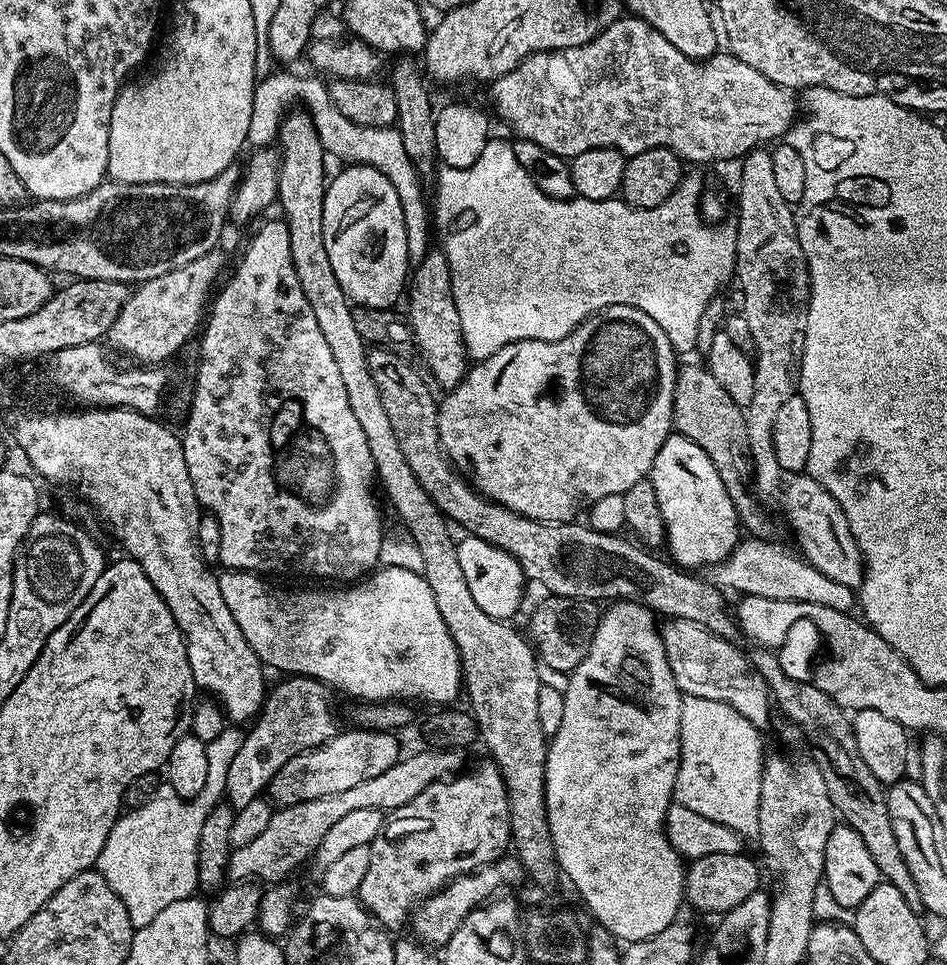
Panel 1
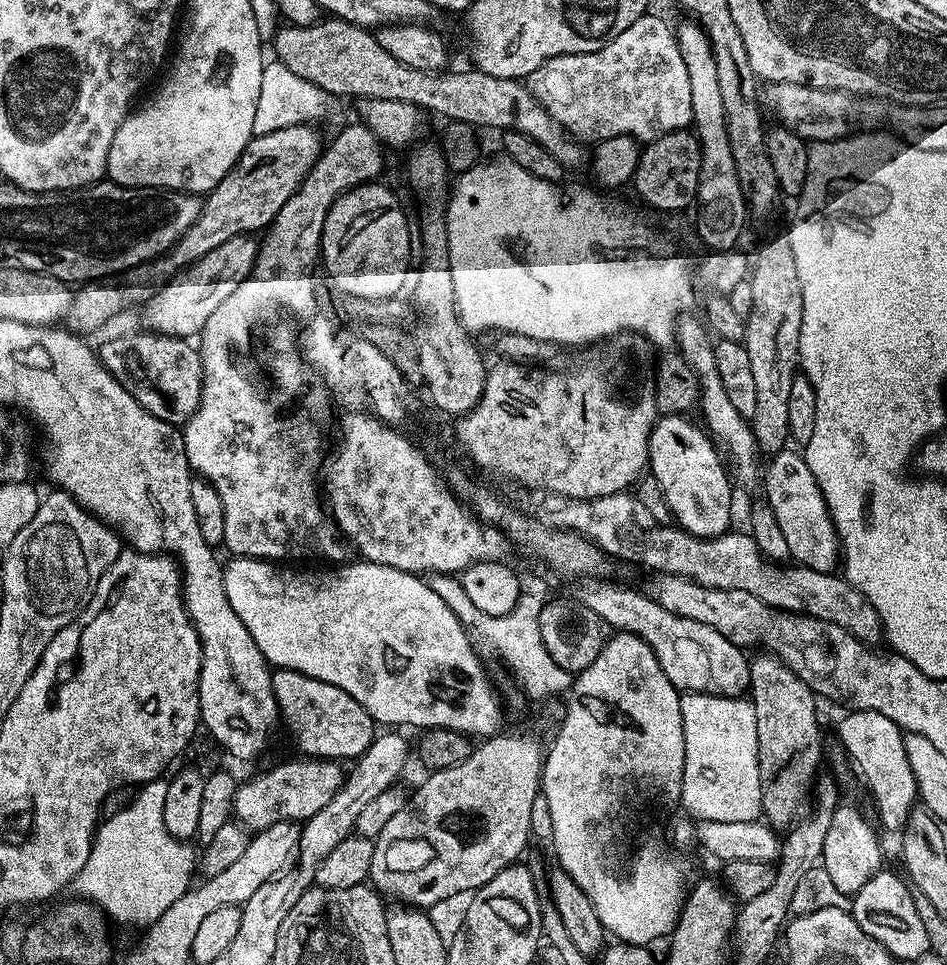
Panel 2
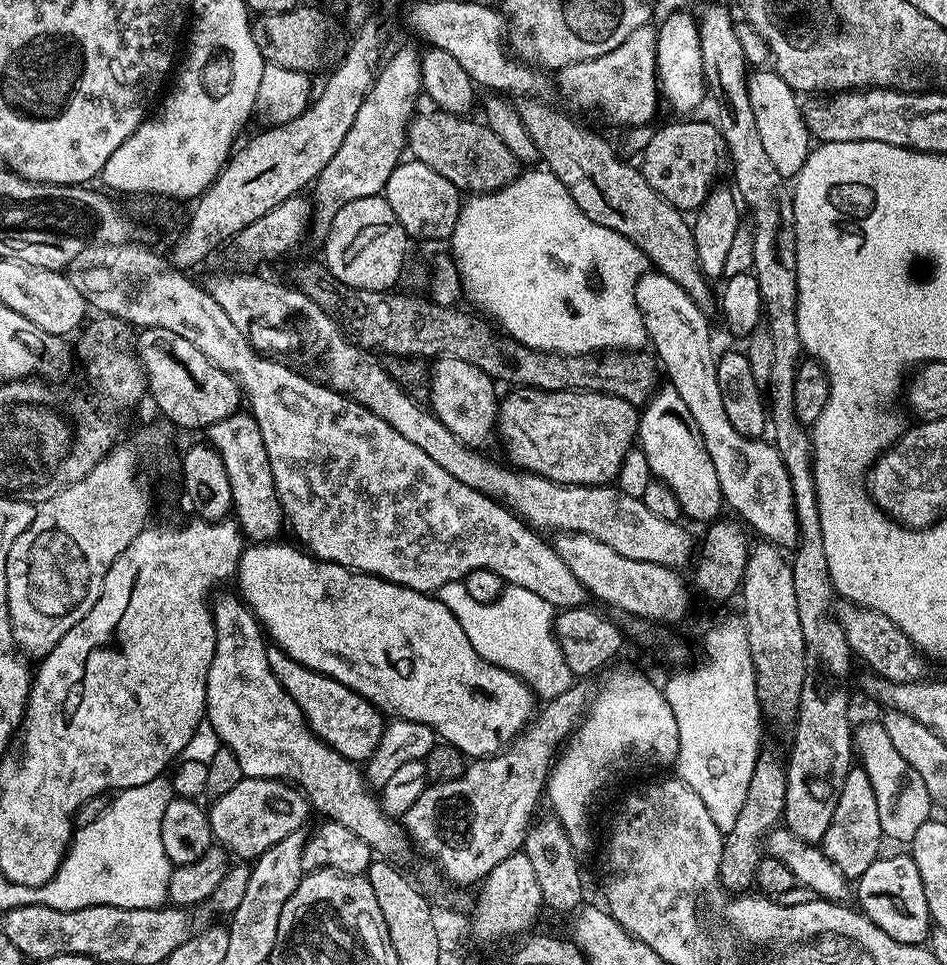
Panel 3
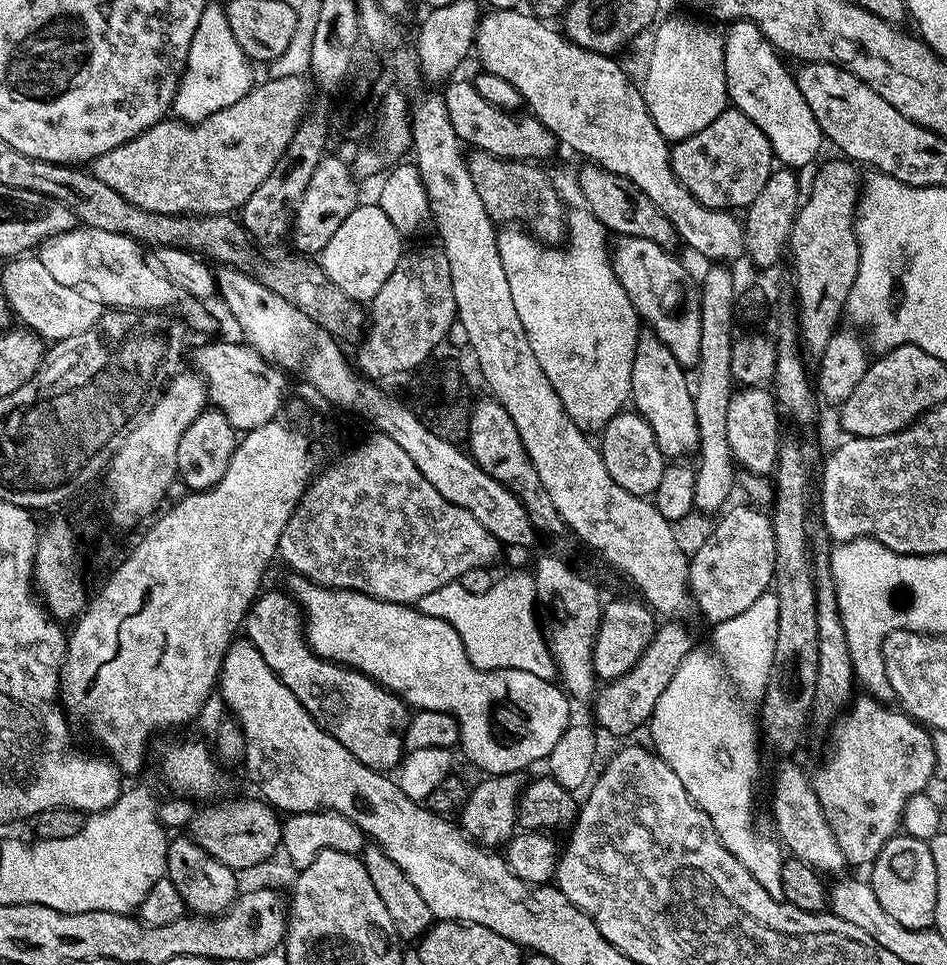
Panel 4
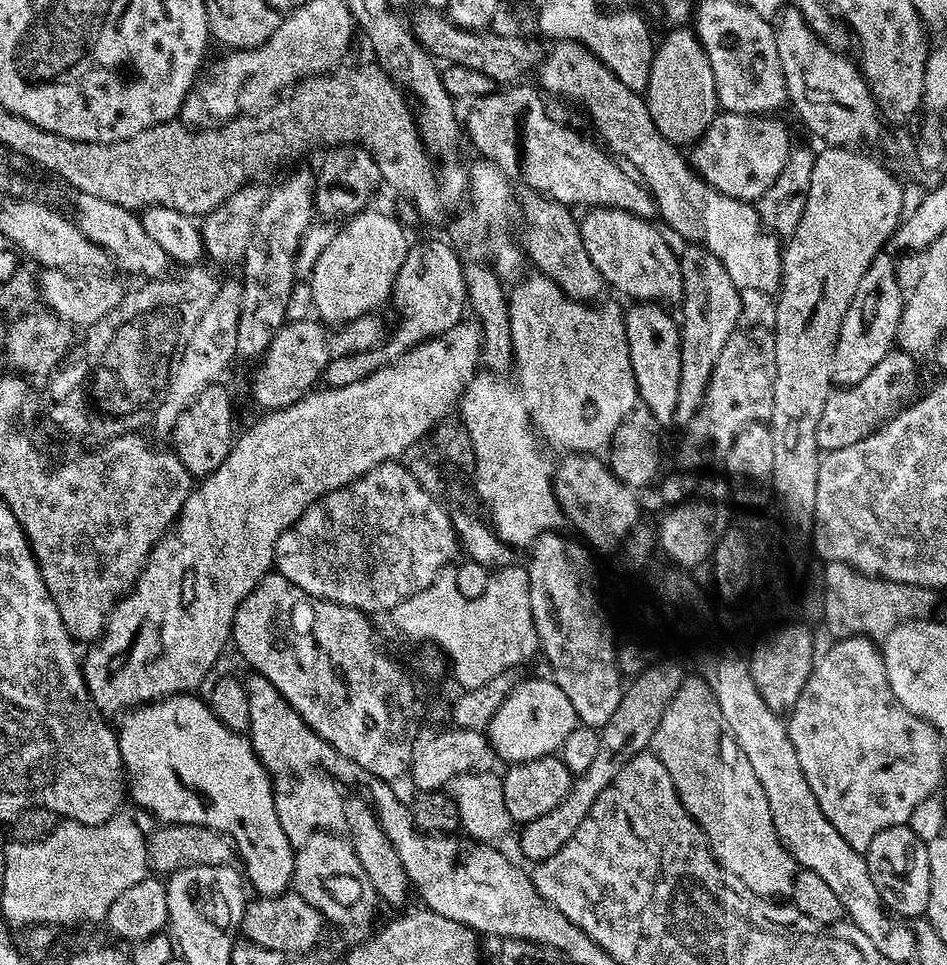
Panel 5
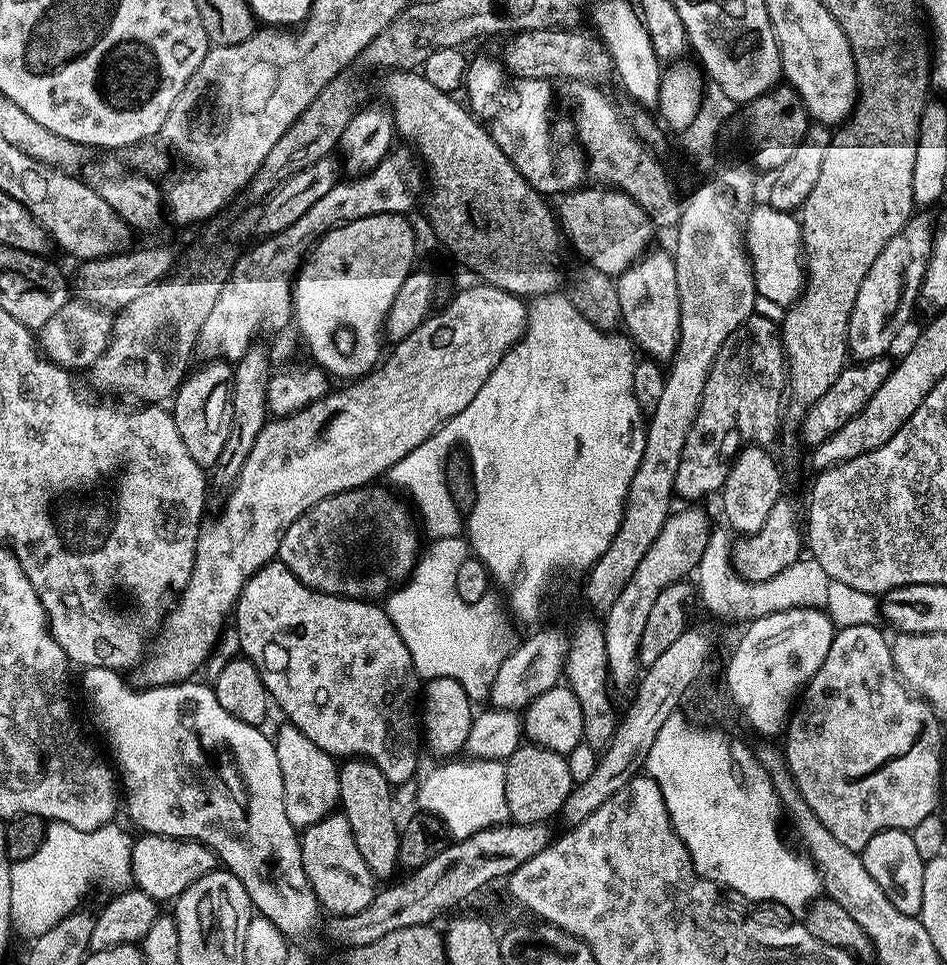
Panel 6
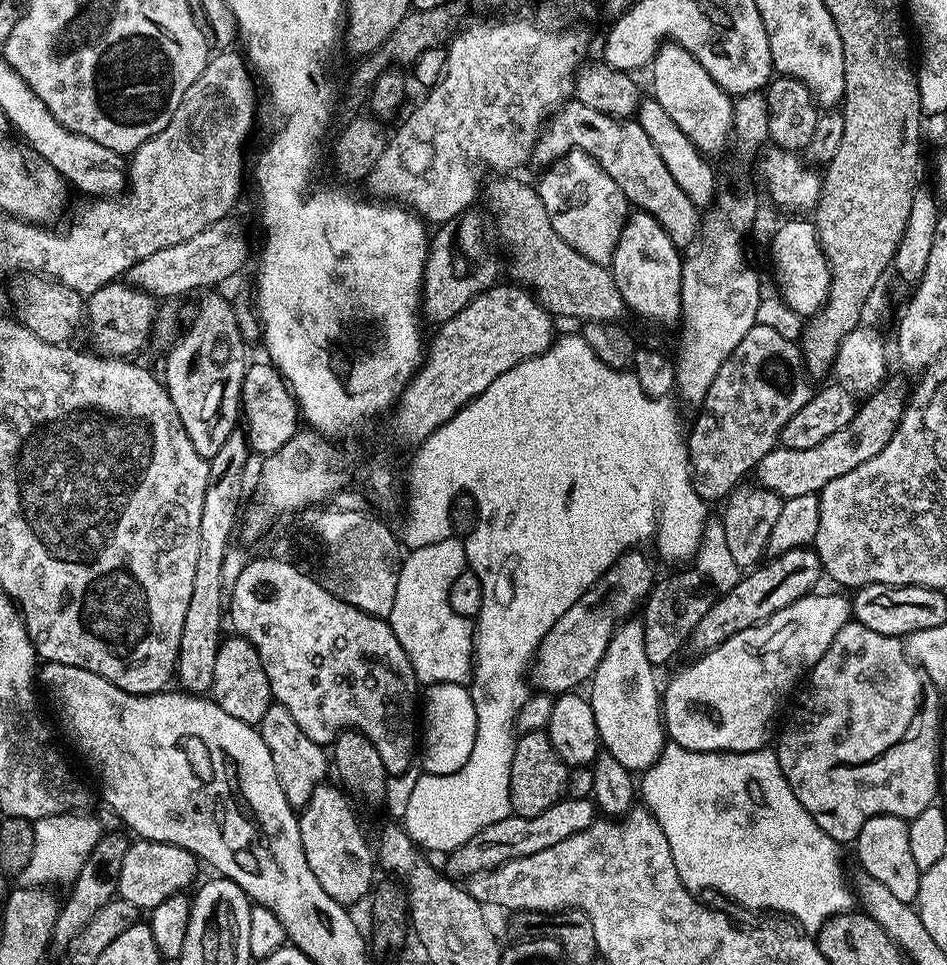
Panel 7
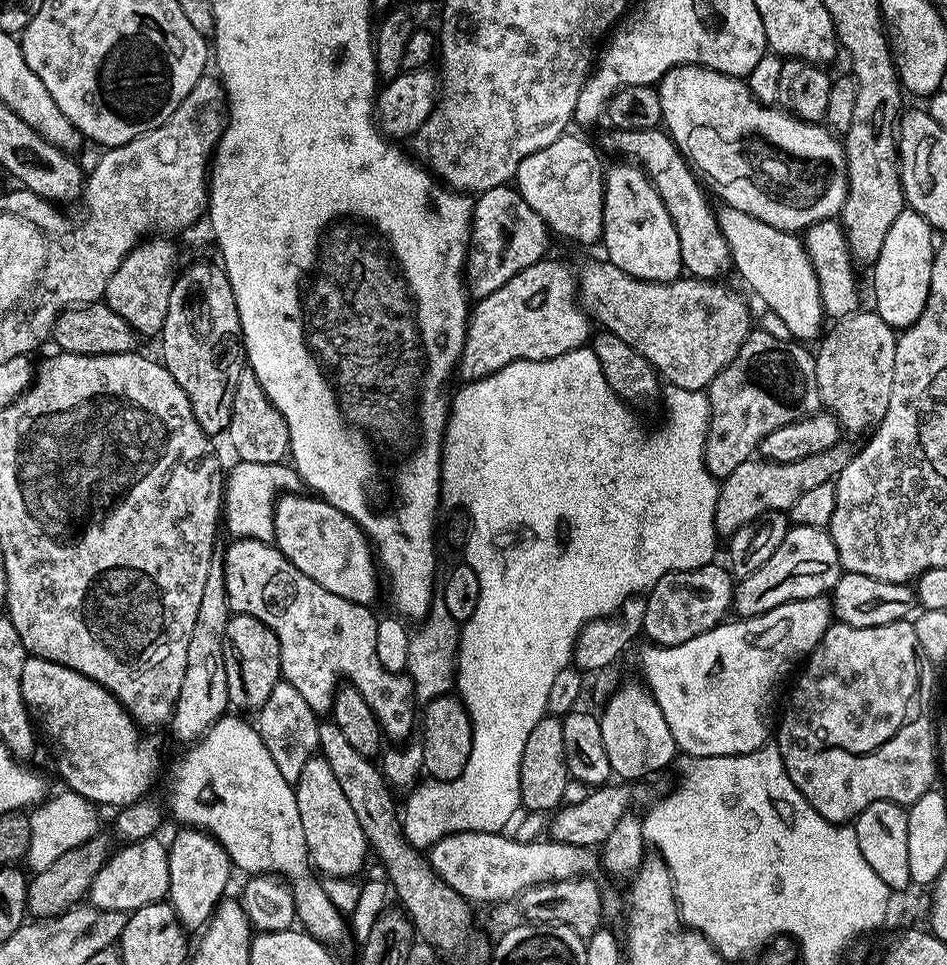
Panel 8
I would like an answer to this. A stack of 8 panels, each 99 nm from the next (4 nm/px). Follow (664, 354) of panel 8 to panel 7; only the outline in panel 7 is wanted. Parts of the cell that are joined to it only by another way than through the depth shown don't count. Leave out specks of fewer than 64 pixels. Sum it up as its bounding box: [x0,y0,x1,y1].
[486,174,626,324]

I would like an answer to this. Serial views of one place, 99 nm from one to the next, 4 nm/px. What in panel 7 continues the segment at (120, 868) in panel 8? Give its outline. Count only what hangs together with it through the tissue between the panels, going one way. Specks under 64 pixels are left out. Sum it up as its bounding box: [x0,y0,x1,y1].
[118,839,198,910]

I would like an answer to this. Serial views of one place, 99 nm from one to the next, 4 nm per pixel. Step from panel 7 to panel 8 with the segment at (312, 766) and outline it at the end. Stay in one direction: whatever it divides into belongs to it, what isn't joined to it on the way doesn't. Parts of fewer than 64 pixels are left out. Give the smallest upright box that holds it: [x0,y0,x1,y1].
[256,680,319,784]

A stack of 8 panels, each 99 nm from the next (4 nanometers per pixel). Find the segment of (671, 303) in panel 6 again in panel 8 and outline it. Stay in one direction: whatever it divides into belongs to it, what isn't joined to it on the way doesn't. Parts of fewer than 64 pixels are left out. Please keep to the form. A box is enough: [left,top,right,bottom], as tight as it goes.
[603,162,684,284]

